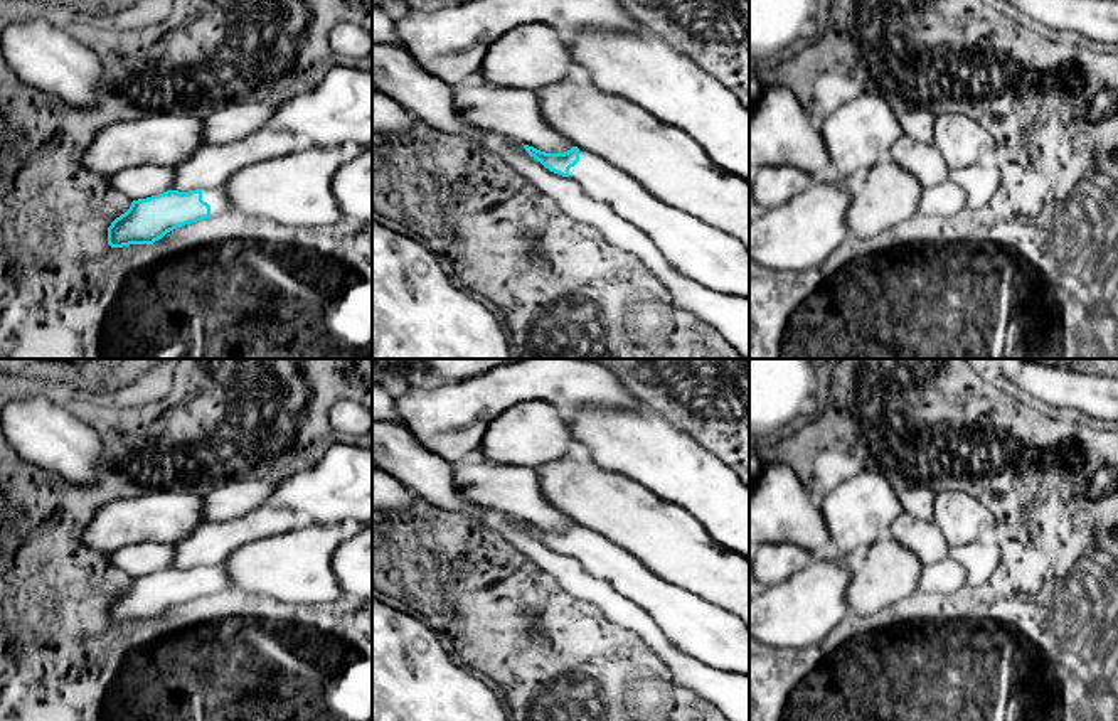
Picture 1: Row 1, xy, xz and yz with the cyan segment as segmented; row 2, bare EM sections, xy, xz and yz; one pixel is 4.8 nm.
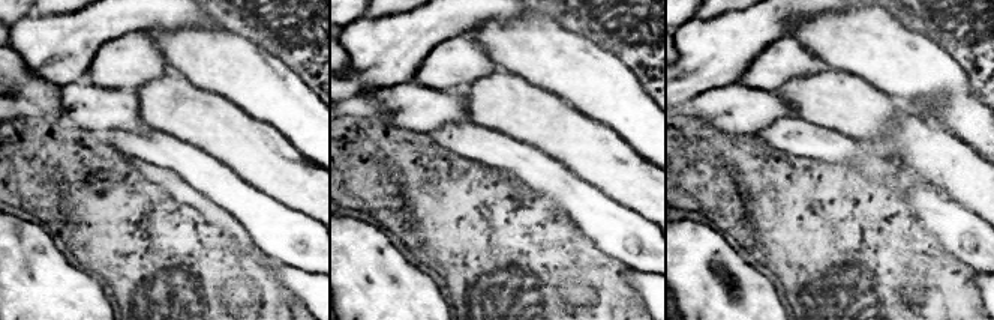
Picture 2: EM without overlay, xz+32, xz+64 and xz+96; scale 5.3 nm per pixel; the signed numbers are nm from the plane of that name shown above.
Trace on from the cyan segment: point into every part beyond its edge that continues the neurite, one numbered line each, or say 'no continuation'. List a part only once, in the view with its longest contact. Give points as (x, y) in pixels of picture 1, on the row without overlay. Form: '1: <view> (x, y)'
1: xy (218, 576)

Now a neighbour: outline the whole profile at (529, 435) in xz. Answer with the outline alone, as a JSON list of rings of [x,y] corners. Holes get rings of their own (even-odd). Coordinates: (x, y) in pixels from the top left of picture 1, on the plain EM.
[[[532,401],[498,414],[478,448],[485,462],[539,468],[564,457],[572,441],[564,413],[546,401]]]

